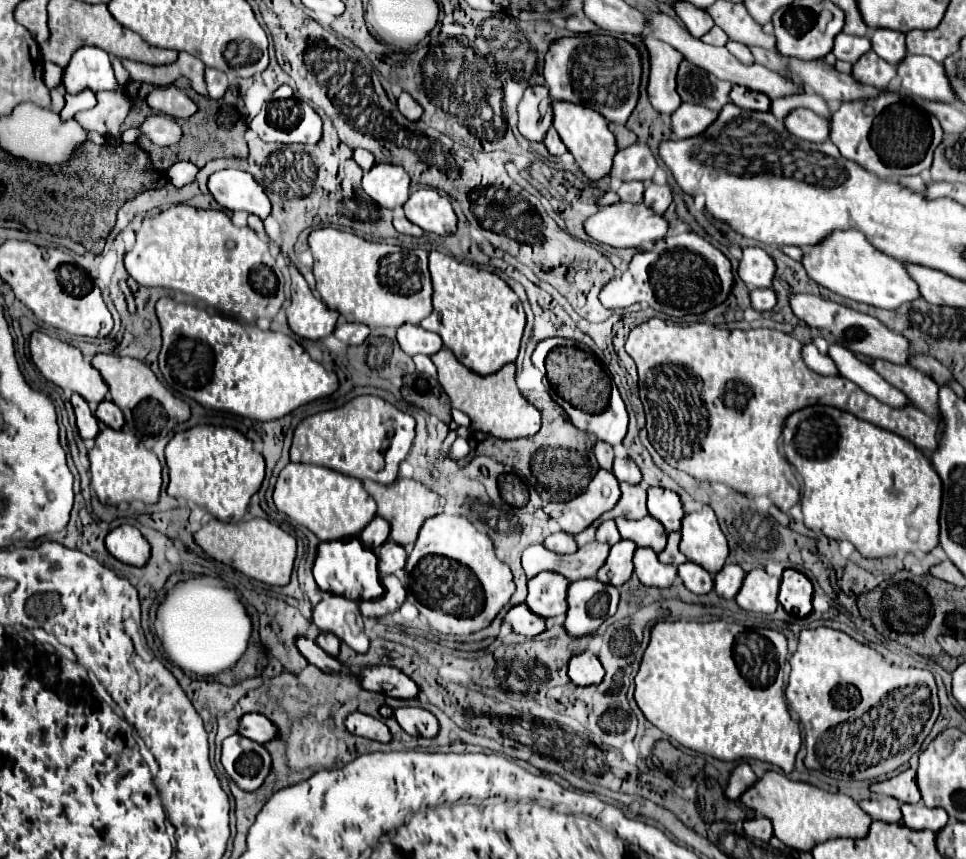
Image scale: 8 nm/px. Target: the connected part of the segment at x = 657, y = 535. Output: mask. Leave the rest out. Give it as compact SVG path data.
M651 515L639 519L639 521L629 521L629 519L615 519L617 529L623 539L629 539L637 543L637 547L649 547L655 553L661 553L667 545L667 533L663 525L653 519Z

